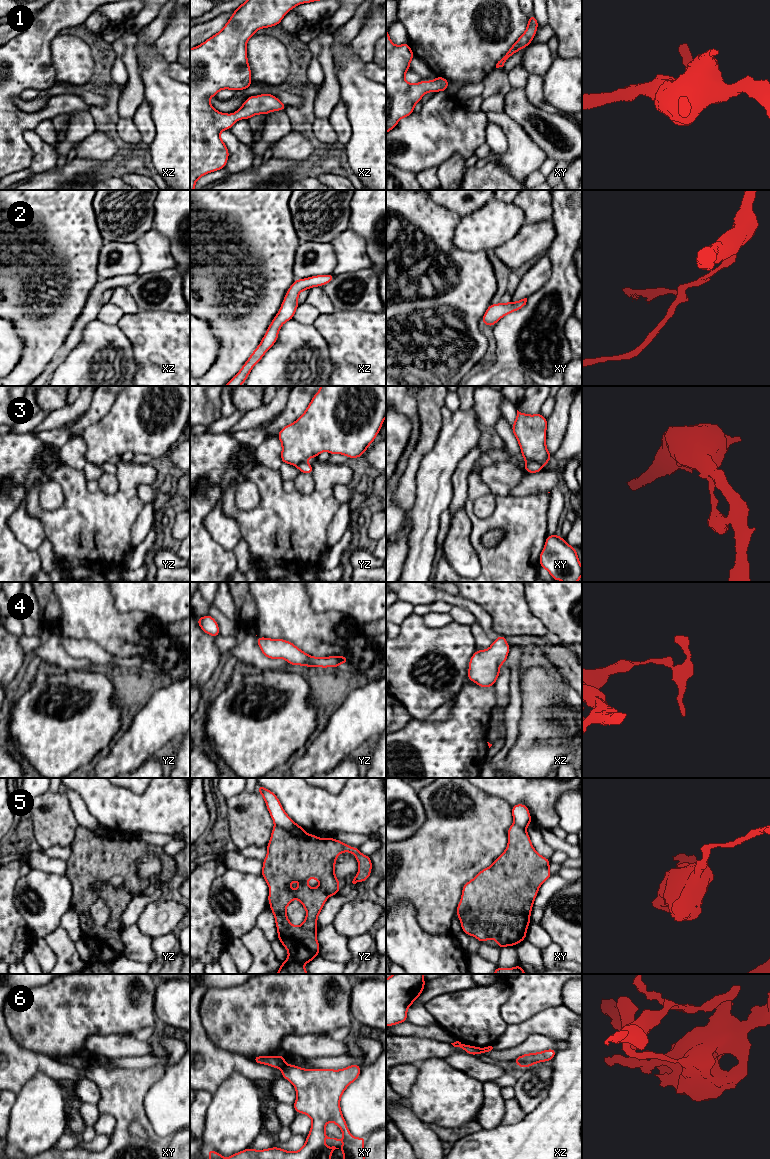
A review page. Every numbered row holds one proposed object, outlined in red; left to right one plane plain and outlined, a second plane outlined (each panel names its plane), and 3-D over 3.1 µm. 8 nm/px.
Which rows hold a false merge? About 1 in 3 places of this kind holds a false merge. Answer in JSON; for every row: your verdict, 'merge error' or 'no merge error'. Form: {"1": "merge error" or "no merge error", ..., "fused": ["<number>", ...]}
{"1": "no merge error", "2": "no merge error", "3": "merge error", "4": "no merge error", "5": "merge error", "6": "merge error", "fused": ["3", "5", "6"]}

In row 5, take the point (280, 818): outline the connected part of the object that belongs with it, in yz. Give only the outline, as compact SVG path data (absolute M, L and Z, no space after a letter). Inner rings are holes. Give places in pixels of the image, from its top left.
M258 785L256 790L263 796L275 825L282 827L293 835L307 834L301 826L290 819L274 792L267 790L261 785Z

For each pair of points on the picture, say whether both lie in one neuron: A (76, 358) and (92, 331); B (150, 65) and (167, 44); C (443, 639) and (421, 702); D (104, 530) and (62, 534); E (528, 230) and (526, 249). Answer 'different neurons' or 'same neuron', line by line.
A: same neuron
B: different neurons
C: same neuron
D: same neuron
E: same neuron

